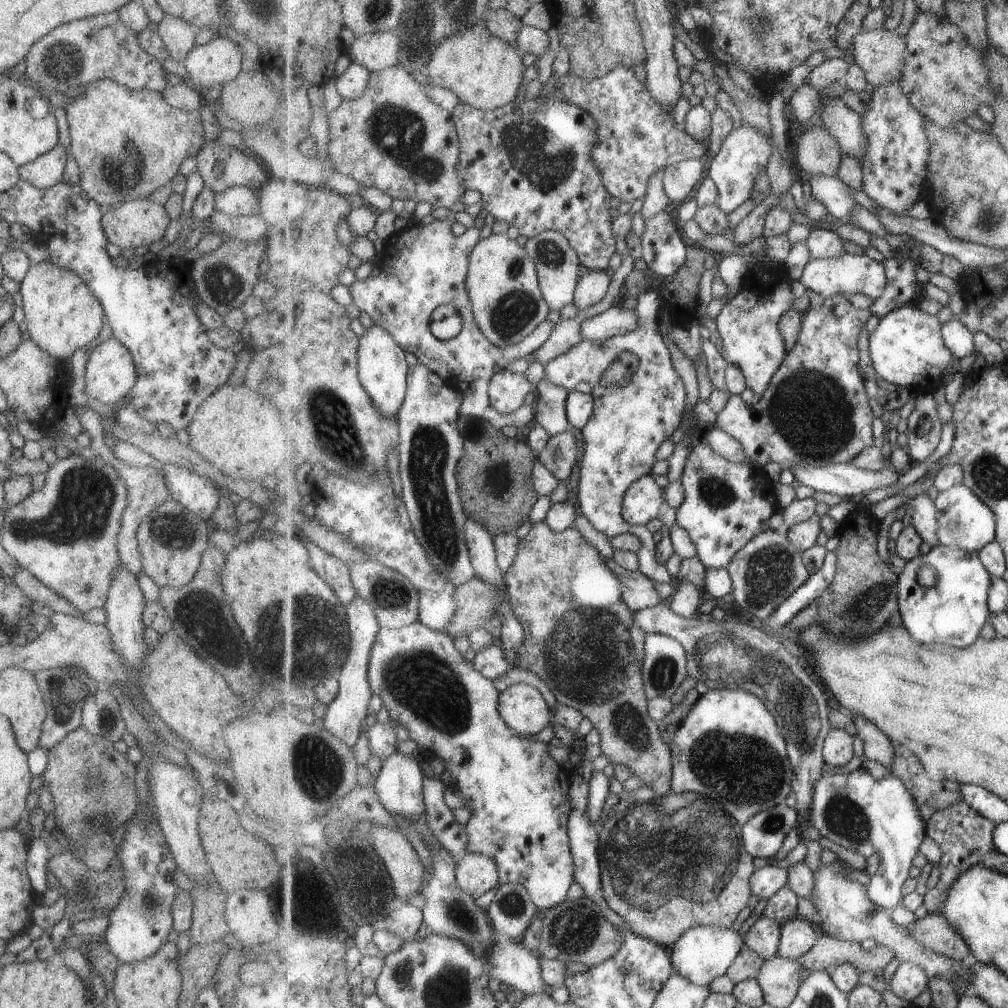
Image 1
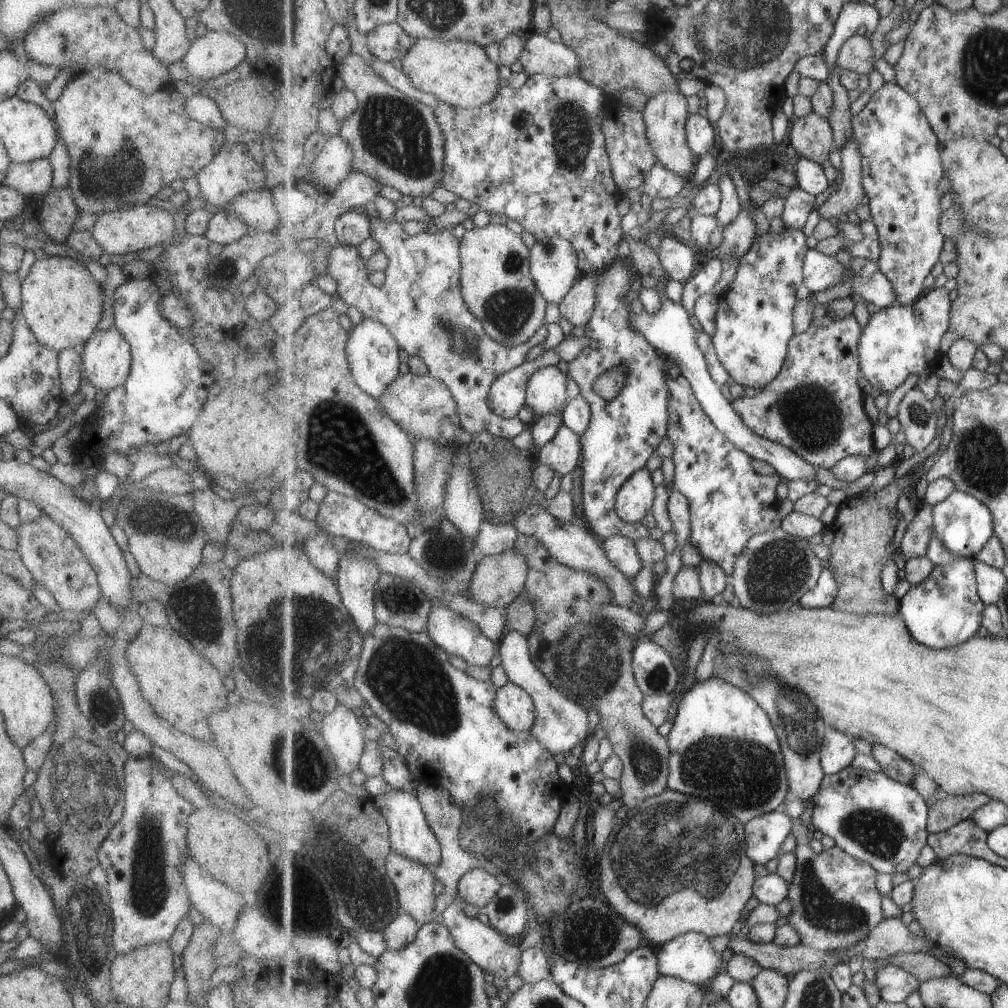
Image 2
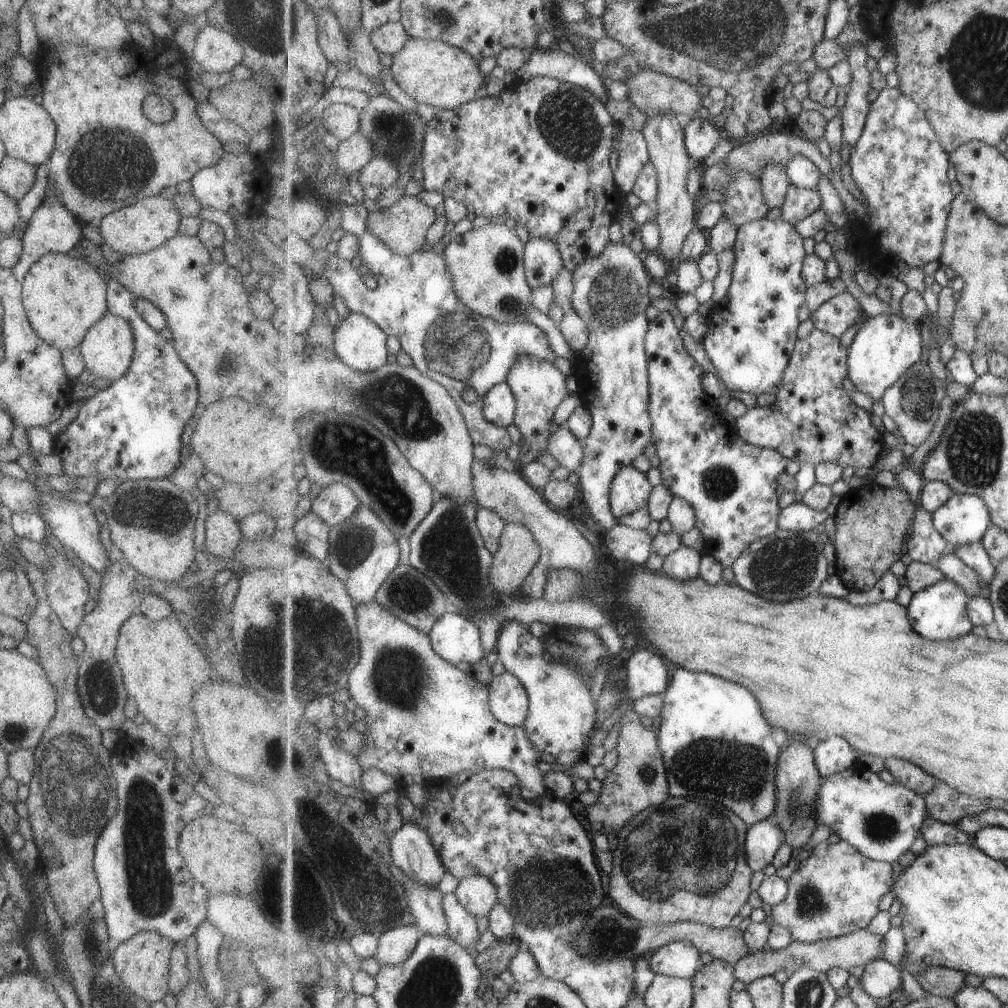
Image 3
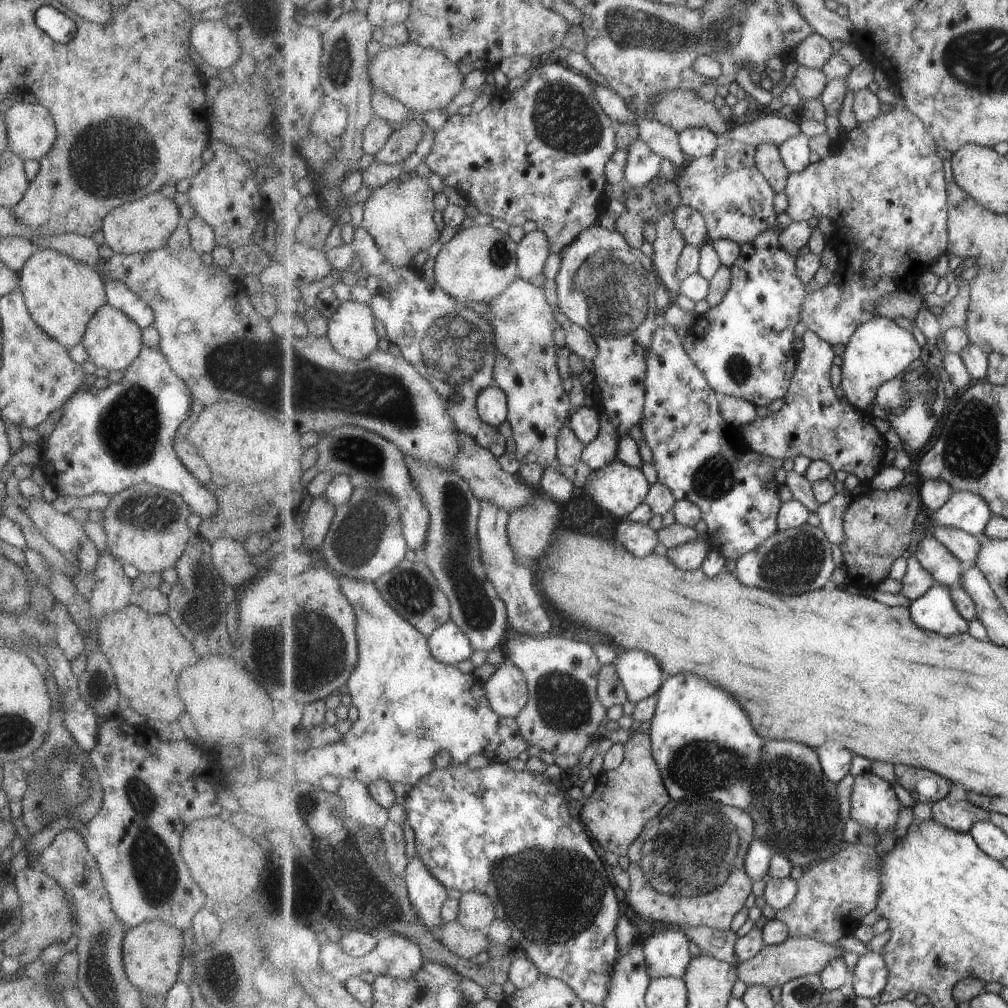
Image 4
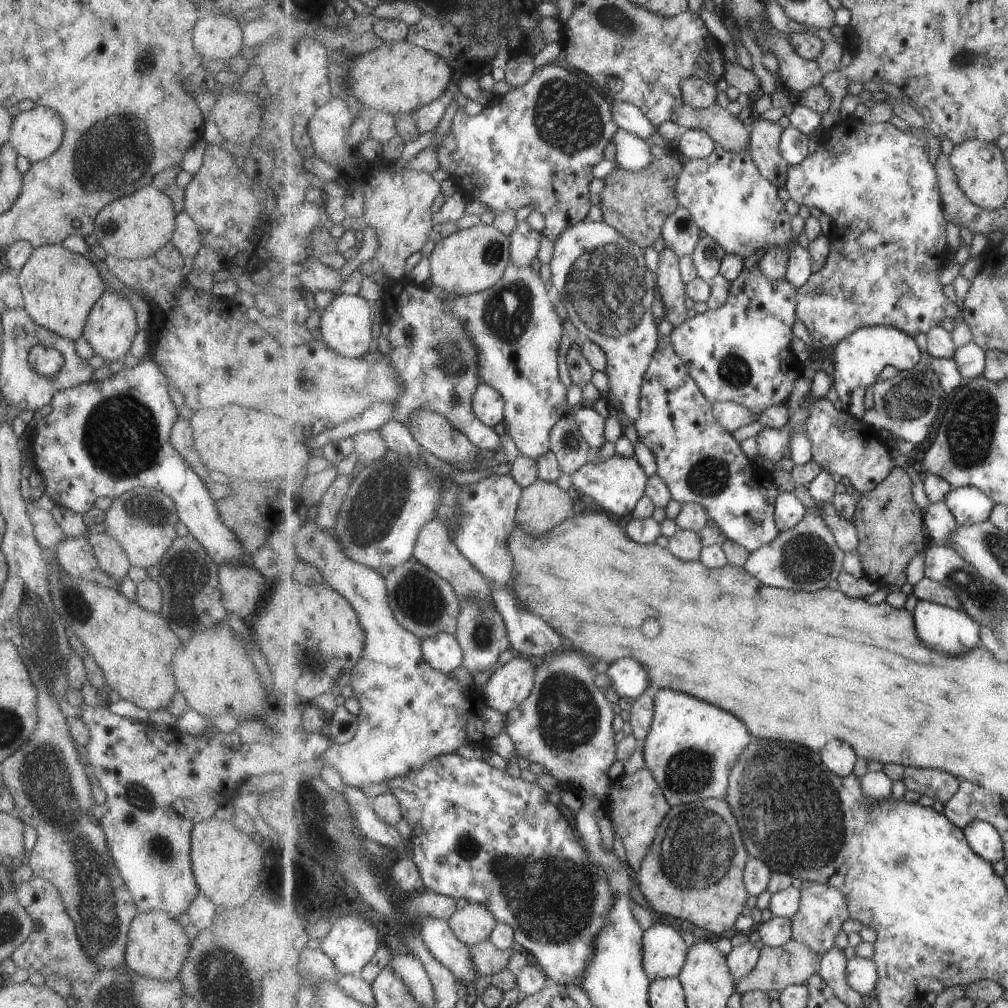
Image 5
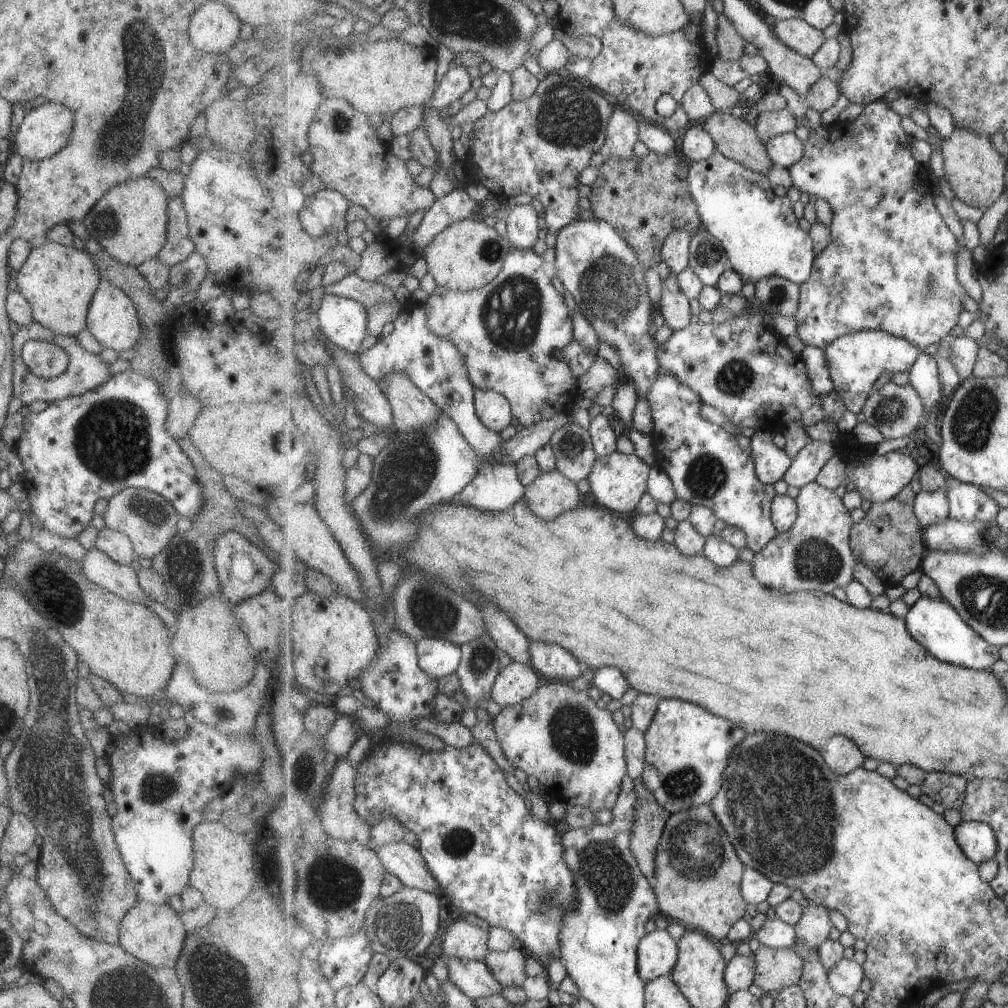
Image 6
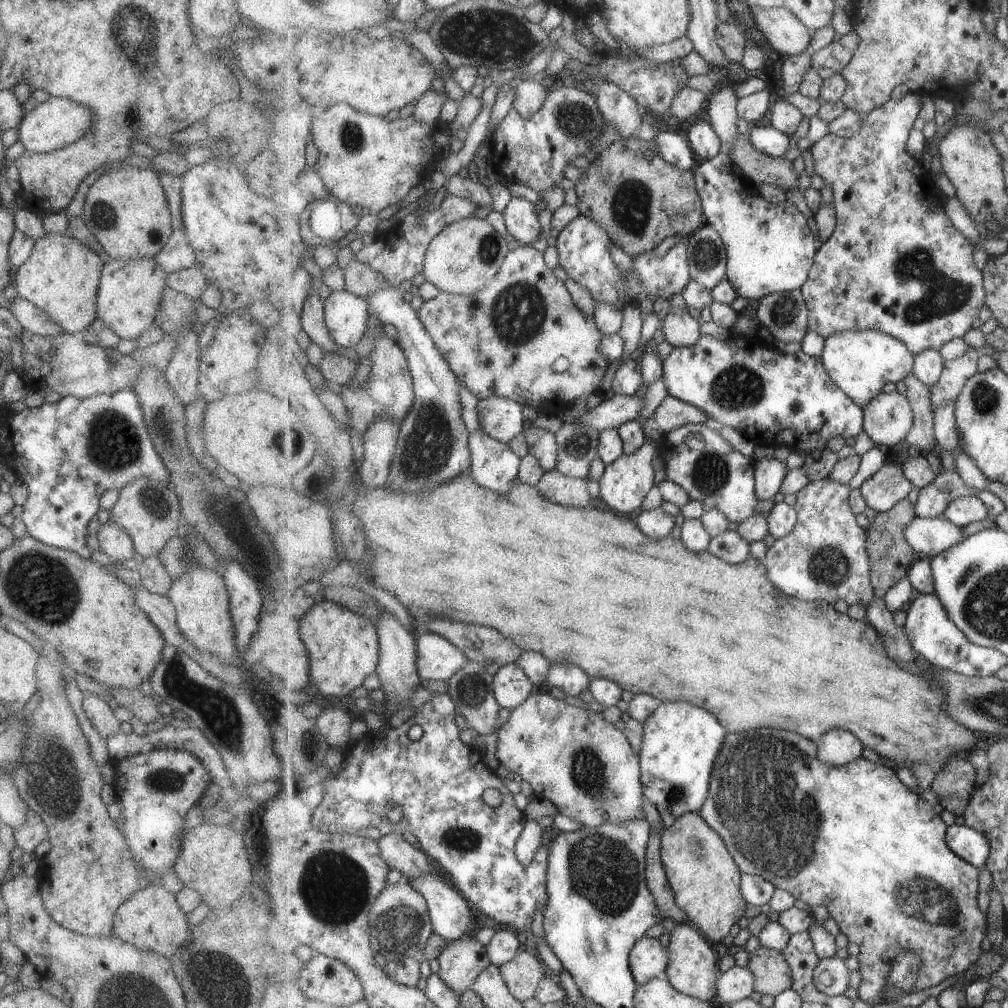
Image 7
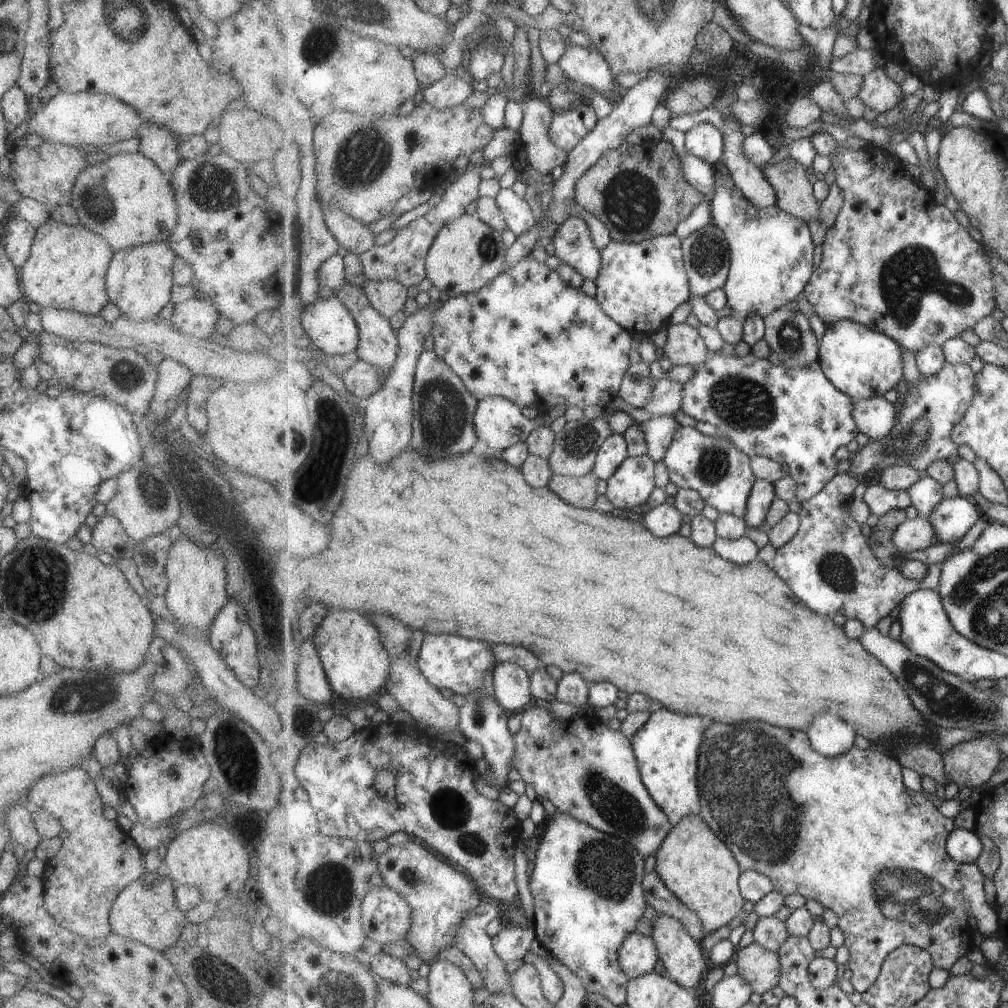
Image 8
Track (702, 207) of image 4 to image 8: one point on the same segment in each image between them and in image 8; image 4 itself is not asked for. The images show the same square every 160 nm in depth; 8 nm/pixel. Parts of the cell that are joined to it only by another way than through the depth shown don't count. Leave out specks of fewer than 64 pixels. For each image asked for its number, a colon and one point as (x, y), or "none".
5: (731, 200)
6: (761, 232)
7: (771, 249)
8: (772, 252)

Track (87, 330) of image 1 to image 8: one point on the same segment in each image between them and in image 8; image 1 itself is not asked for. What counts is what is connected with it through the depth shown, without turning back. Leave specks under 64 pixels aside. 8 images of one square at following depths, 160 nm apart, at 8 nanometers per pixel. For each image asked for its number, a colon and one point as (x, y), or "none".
2: (61, 304)
3: (62, 297)
4: (61, 293)
5: (59, 287)
6: (58, 281)
7: (60, 276)
8: (65, 269)

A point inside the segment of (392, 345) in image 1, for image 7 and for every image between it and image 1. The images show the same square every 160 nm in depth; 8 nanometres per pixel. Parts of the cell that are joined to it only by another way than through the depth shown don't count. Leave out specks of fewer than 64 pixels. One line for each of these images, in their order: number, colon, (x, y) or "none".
2: (375, 356)
3: (361, 344)
4: (352, 330)
5: (346, 325)
6: (343, 320)
7: (347, 314)

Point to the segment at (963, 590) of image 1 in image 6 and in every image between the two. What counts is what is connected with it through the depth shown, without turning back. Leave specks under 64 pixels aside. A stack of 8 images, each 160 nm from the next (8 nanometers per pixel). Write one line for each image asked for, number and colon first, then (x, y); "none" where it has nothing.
2: (946, 609)
3: (940, 611)
4: (936, 610)
5: (952, 631)
6: (935, 623)

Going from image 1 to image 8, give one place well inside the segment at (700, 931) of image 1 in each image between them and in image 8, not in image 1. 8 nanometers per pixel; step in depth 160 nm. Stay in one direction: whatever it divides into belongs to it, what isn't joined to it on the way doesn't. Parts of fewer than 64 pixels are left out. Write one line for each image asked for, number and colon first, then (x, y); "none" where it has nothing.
2: (690, 957)
3: (681, 959)
4: (667, 951)
5: (665, 953)
6: (658, 953)
7: (648, 958)
8: (638, 954)

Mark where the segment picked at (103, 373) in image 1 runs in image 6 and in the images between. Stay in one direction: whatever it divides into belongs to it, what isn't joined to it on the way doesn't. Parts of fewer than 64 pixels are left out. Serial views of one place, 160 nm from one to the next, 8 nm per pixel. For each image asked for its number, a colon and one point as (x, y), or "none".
2: (105, 357)
3: (107, 349)
4: (112, 340)
5: (110, 325)
6: (111, 317)

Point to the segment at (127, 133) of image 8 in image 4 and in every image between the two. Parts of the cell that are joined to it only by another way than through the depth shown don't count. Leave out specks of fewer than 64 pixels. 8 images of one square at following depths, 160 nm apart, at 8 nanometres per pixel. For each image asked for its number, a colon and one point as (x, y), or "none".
4: (31, 131)
5: (34, 134)
6: (44, 130)
7: (59, 121)

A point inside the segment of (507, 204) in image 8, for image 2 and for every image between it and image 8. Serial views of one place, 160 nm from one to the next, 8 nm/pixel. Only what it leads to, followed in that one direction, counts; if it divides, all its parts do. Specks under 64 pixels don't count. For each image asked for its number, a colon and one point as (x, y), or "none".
2: (554, 264)
3: (544, 260)
4: (533, 249)
5: (525, 241)
6: (523, 222)
7: (521, 221)

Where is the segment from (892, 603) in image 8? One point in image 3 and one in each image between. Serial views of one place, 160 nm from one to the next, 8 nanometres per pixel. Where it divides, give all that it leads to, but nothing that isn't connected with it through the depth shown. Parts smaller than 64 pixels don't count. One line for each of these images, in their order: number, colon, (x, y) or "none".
3: (784, 566)
4: (793, 561)
5: (808, 557)
6: (816, 554)
7: (826, 557)

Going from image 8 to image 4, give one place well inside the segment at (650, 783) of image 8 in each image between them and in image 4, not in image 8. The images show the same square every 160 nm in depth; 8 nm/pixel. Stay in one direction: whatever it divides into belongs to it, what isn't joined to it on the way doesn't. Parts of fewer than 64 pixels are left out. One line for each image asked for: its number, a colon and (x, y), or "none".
4: (704, 742)
5: (692, 745)
6: (687, 747)
7: (681, 745)

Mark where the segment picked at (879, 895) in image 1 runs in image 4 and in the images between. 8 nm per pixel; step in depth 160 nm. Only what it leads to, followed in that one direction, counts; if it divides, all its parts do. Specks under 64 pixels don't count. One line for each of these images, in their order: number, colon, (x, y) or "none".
2: (879, 820)
3: (881, 820)
4: (874, 803)

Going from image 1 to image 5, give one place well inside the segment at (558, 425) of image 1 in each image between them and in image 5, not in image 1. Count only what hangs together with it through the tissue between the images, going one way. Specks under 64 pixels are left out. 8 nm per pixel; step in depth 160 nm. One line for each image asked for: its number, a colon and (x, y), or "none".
2: (547, 390)
3: (540, 387)
4: (524, 322)
5: (518, 334)

